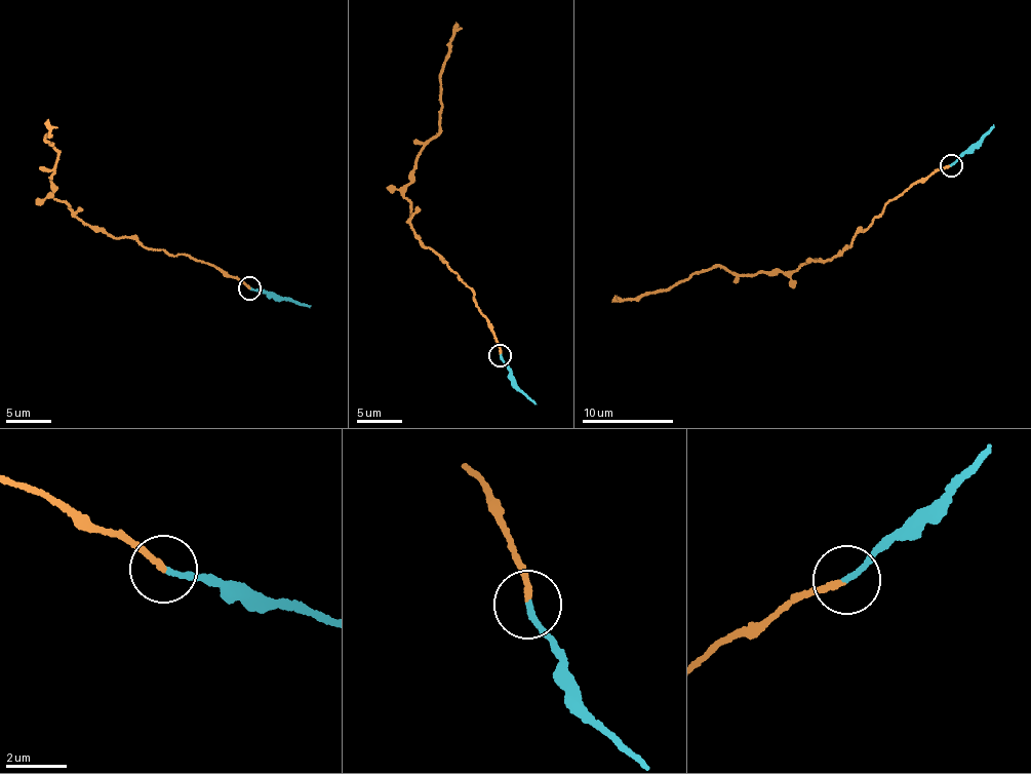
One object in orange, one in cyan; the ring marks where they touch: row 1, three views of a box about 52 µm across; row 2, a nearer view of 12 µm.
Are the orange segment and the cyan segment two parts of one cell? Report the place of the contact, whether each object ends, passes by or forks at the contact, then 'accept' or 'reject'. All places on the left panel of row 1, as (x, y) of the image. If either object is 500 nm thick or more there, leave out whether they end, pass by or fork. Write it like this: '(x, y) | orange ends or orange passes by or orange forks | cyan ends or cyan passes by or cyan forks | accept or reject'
(249, 287) | orange ends | cyan ends | reject

